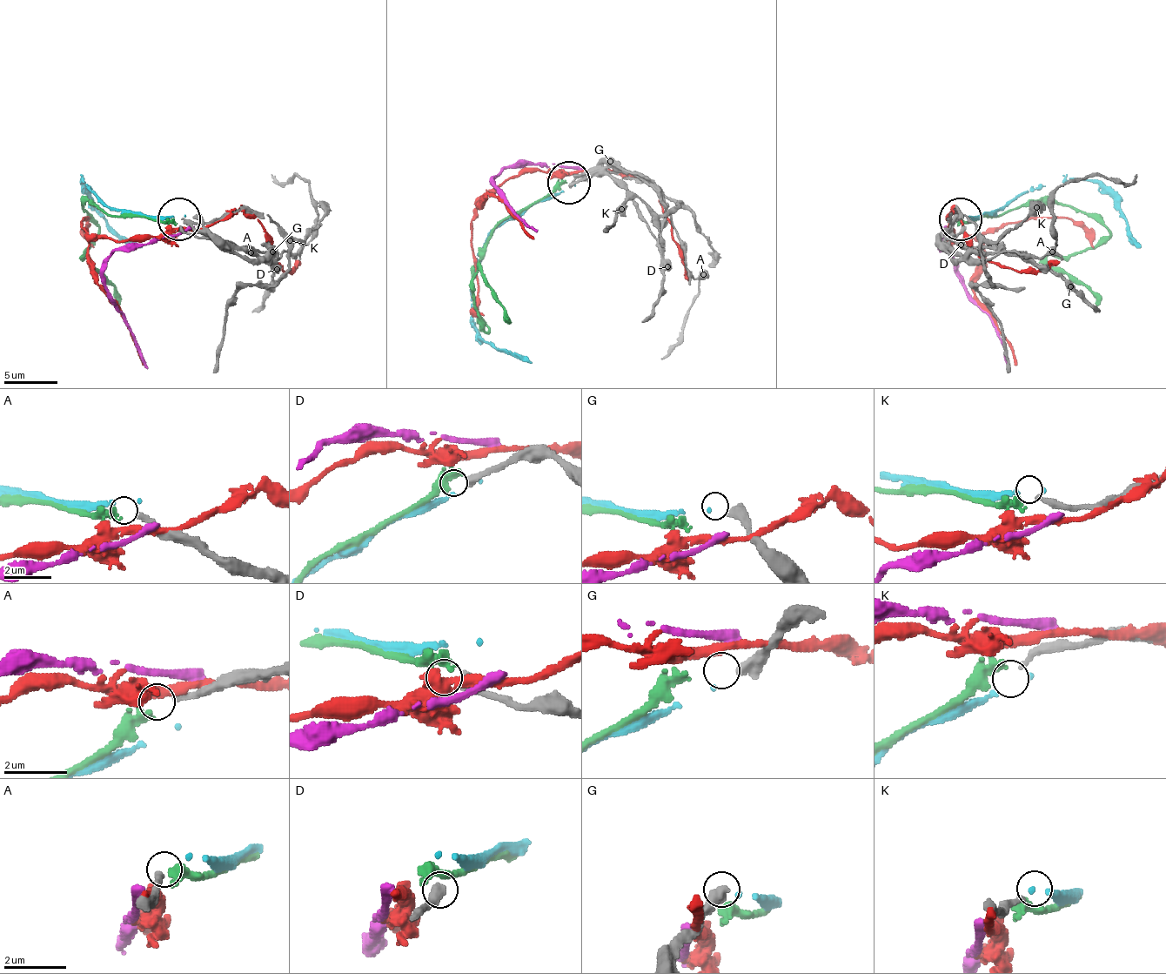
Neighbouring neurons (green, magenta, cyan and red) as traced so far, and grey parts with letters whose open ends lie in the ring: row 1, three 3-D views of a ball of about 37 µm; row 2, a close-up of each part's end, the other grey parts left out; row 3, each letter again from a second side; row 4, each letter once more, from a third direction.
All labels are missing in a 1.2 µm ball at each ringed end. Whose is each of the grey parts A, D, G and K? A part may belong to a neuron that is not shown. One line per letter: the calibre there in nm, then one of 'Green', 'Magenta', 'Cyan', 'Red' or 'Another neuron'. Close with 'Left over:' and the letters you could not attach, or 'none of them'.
A: Thickness 240 nm. Green
D: Thickness 320 nm. Another neuron
G: Thickness 400 nm. Cyan
K: Thickness 200 nm. Another neuron
Left over: D, K

